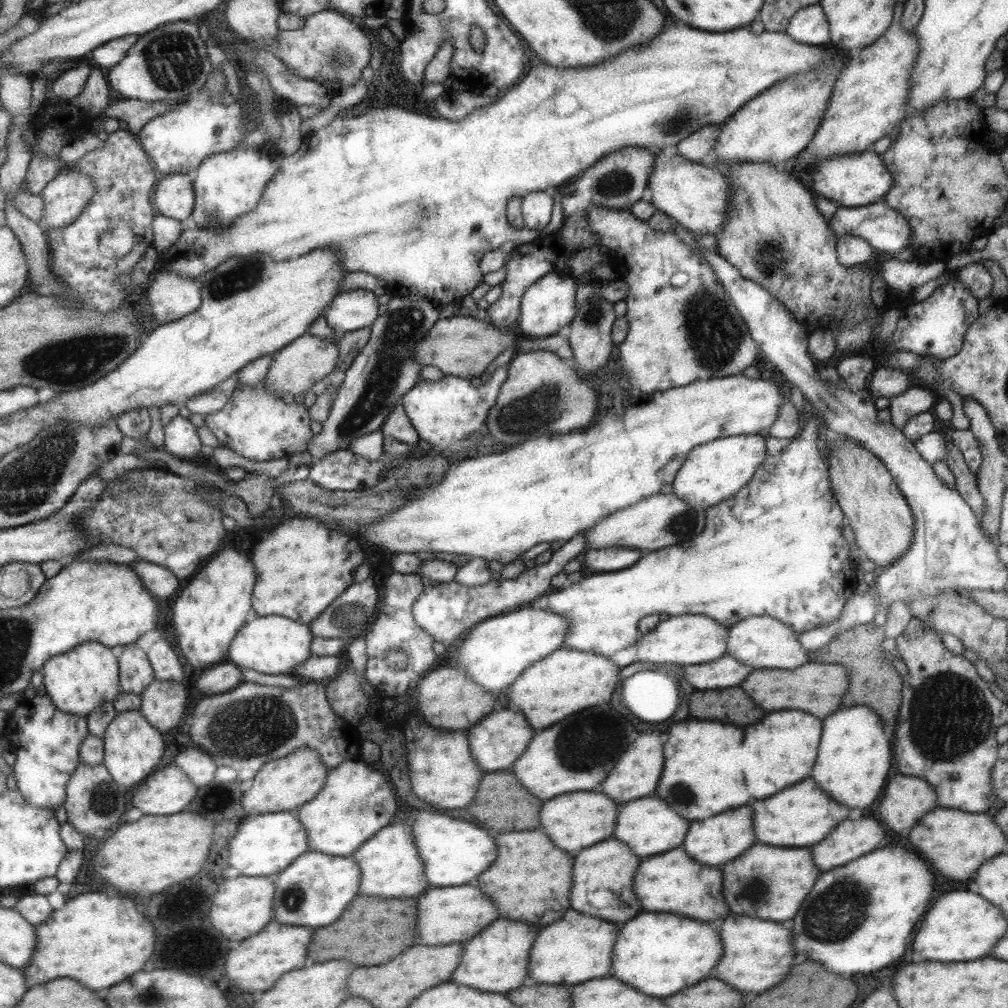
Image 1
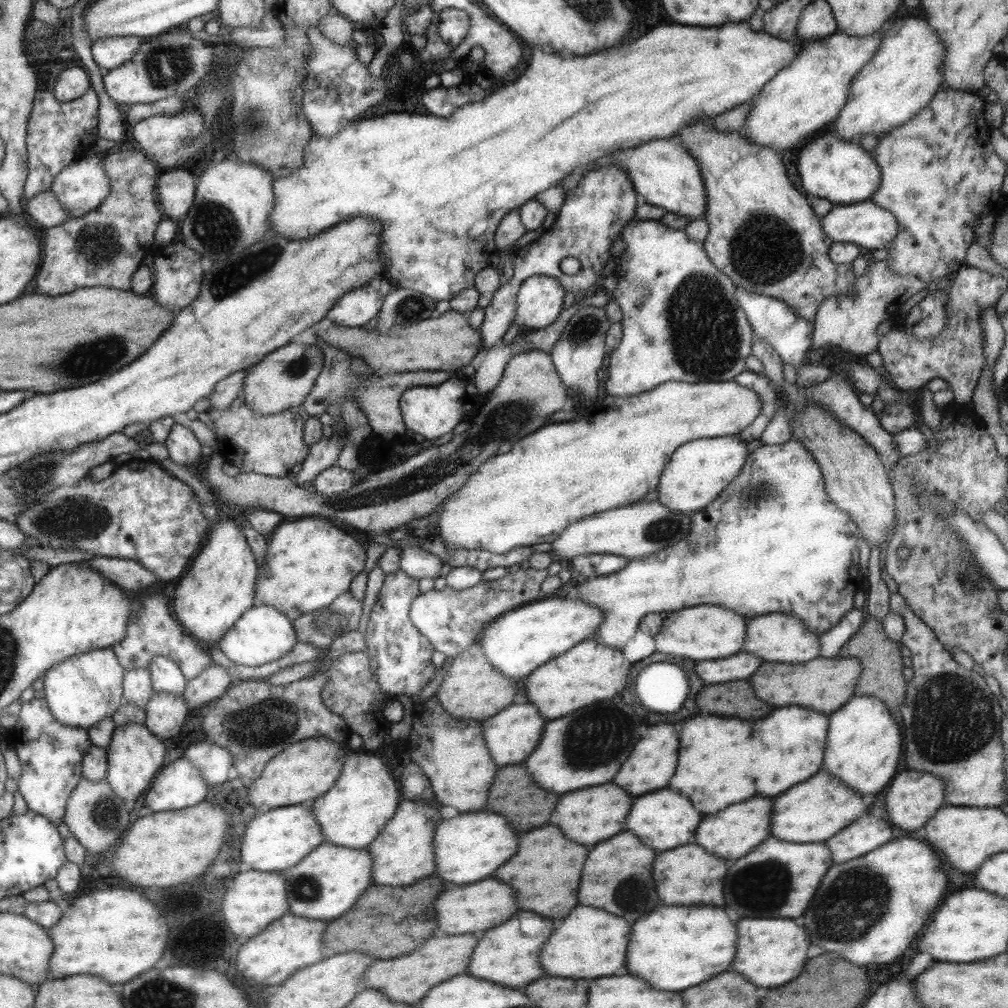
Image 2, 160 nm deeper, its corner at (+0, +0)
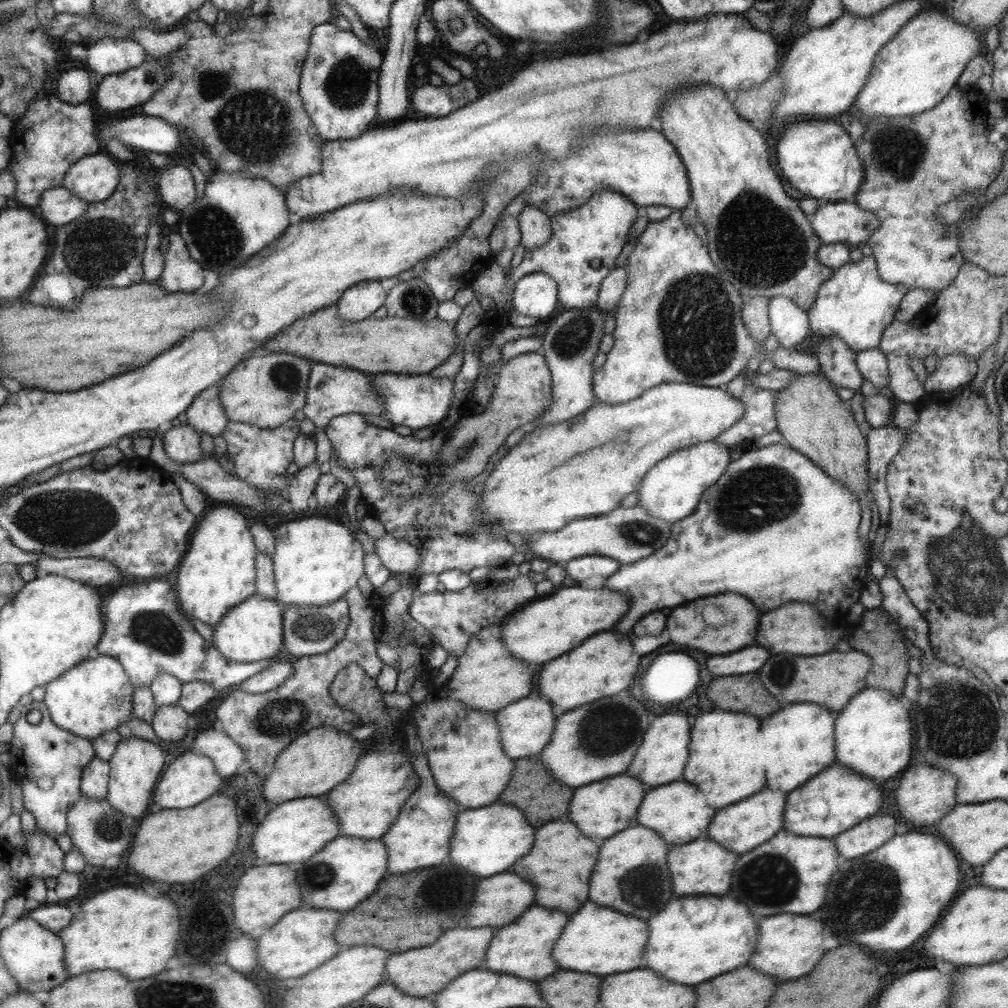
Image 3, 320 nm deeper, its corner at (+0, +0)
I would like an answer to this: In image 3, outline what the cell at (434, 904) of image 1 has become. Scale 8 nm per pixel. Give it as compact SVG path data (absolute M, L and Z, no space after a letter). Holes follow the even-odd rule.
M503 872L503 874L489 876L489 878L481 878L479 892L475 888L473 902L469 904L467 914L465 914L465 922L467 922L465 927L505 926L505 924L513 922L529 904L533 904L533 900L535 900L535 888L517 874Z

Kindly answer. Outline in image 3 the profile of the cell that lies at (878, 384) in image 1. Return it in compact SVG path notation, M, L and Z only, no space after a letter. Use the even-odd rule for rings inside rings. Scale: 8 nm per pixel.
M829 336L815 346L819 370L834 387L859 390L864 377L855 365L855 352L839 337Z

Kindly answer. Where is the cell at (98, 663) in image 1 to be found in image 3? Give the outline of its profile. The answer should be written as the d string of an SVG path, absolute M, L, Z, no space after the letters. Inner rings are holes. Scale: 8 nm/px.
M93 653L44 686L43 704L55 726L75 736L93 740L116 730L132 716L134 686L123 667L110 656Z

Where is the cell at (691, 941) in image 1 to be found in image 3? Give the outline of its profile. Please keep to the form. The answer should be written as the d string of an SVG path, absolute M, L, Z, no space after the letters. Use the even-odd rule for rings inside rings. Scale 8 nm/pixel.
M679 896L667 902L667 906L651 916L649 920L649 940L645 946L645 966L653 972L661 974L663 978L677 982L677 984L699 984L705 982L717 974L729 972L737 966L743 966L749 962L751 950L755 946L755 934L757 934L757 922L753 920L751 912L739 904L735 898L729 896Z

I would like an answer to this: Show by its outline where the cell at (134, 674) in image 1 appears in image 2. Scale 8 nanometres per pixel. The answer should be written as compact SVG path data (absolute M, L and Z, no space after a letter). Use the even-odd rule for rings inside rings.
M148 669L125 670L122 678L122 693L125 704L144 709L153 693Z

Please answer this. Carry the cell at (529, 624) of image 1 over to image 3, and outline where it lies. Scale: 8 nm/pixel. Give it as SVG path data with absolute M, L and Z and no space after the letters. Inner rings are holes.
M559 588L511 613L501 623L501 640L508 653L527 664L543 664L579 646L587 637L612 630L627 612L627 596L607 588Z

